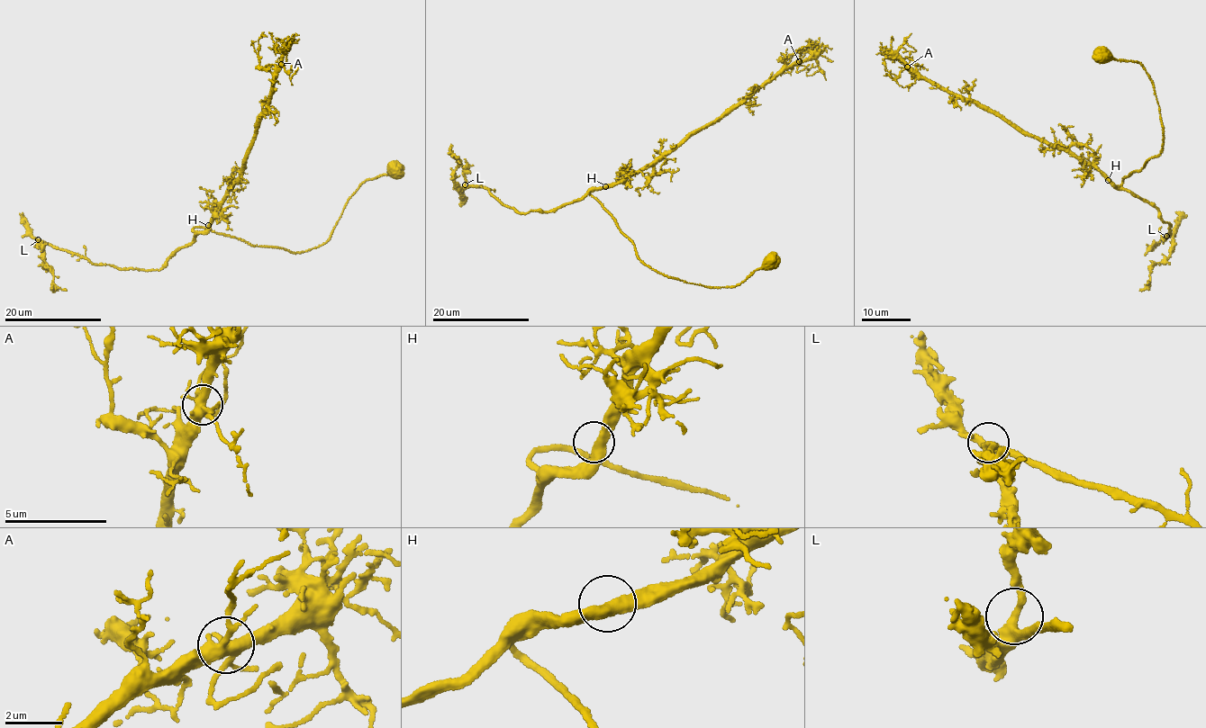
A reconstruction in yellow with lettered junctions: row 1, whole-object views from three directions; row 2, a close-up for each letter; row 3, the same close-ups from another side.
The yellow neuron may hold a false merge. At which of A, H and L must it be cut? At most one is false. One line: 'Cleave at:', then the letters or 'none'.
Cleave at: none

